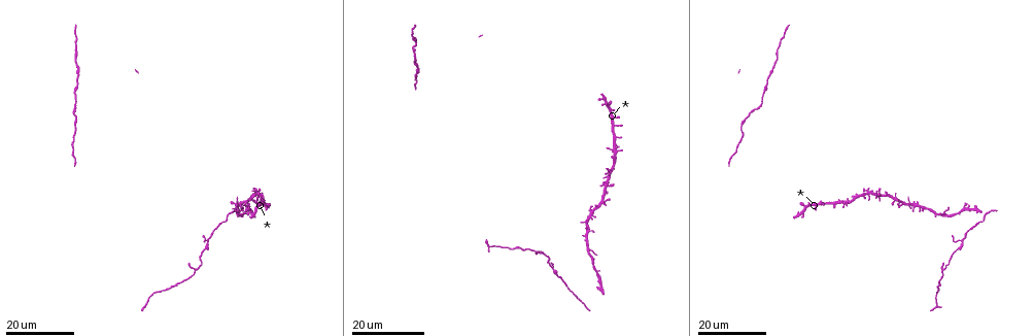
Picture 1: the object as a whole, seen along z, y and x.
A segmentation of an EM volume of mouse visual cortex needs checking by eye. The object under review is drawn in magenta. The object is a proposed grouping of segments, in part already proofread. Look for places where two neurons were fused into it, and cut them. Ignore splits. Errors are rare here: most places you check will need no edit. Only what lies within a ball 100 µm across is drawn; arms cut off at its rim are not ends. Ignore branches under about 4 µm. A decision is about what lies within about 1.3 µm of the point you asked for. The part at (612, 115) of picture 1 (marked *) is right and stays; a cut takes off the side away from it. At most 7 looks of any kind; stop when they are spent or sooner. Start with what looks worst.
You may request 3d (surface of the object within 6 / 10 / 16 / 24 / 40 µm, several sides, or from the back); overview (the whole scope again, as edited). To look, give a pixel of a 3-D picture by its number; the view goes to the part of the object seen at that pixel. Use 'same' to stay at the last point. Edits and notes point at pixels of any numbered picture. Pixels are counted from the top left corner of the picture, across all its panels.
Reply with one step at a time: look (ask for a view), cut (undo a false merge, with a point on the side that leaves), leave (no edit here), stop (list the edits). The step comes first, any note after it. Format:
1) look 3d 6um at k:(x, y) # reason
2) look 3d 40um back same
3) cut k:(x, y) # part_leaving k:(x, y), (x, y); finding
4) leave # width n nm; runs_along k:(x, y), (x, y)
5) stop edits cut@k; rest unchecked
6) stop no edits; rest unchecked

look 3d 16um at 1:(207, 244) # side arm on a straight run

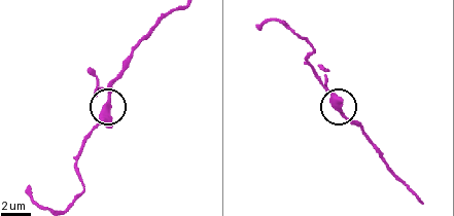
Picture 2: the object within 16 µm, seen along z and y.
look 3d 6um at 2:(107, 100) # closer look

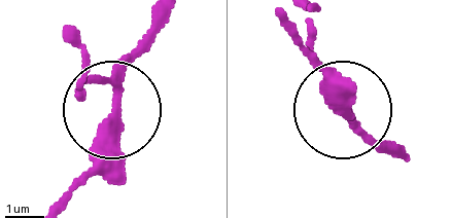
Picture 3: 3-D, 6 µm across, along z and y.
leave # width 240 nm; all the same neuron

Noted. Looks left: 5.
look 3d 24um at 1:(597, 272) # two arms in line, one across

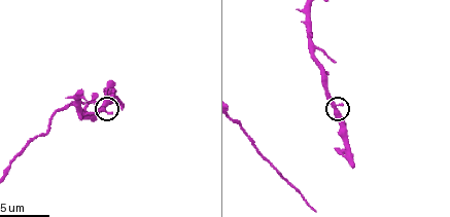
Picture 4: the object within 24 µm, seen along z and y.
look 3d 6um at 4:(335, 110) # closer look

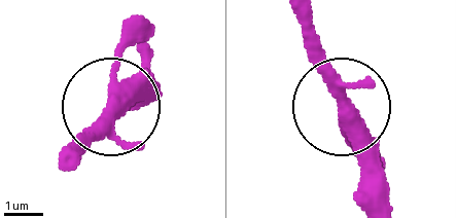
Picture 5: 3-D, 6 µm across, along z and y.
leave # arms 3; runs_along 5:(60, 157), (151, 56); one neuron here

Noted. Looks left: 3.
look 3d 6um at 4:(85, 110) # four arms meet

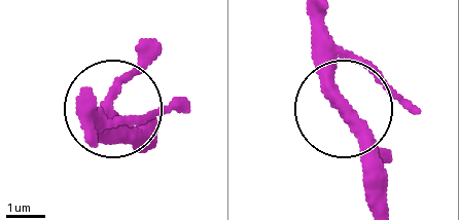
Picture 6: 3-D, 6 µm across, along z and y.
leave # runs_along 6:(317, 15), (327, 84), (389, 159); one neuron here

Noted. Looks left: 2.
look 3d 16um at 1:(418, 69) # thick turns thin

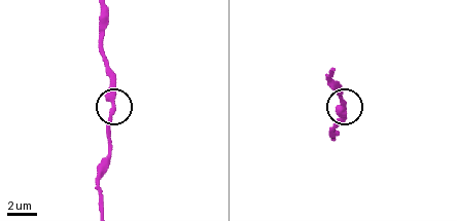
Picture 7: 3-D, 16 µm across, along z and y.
look 3d 6um at 7:(342, 103)

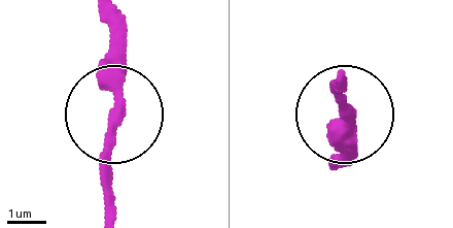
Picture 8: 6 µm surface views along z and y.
leave # runs_along 8:(339, 75), (348, 164); one neuron here

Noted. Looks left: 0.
stop no edits; rest unchecked

